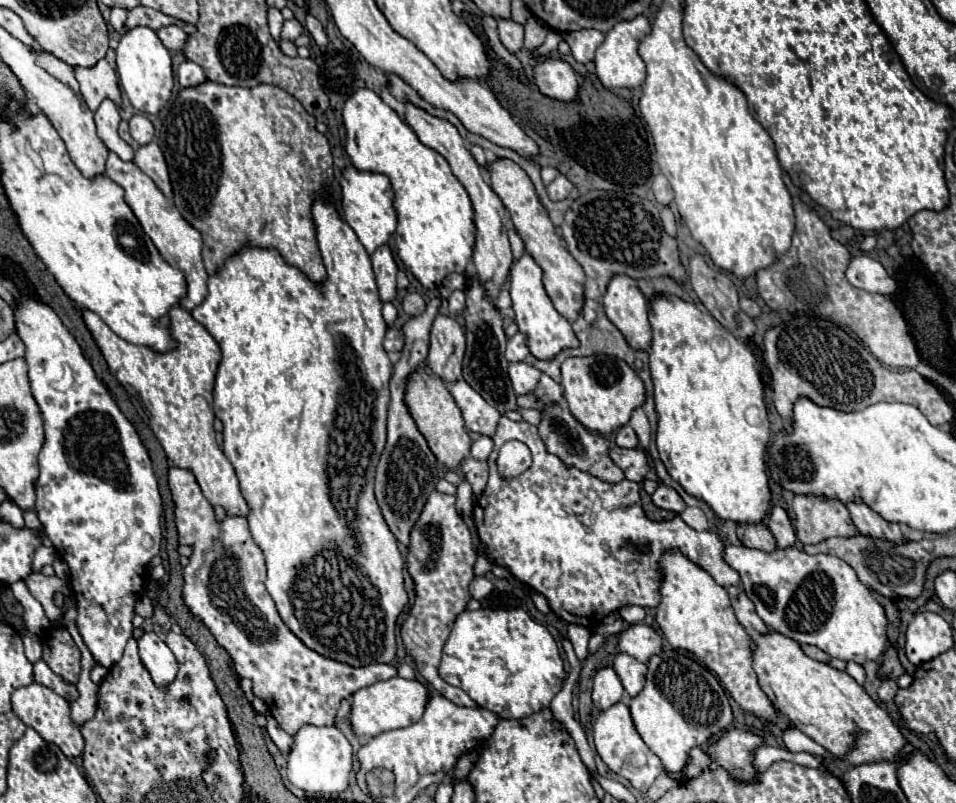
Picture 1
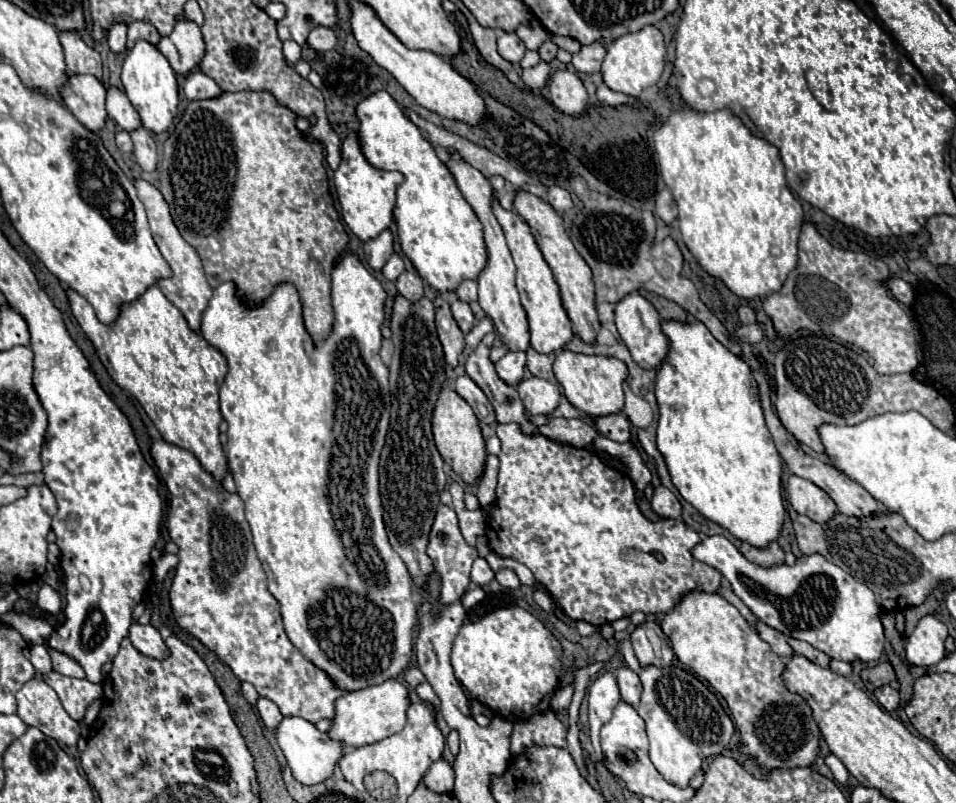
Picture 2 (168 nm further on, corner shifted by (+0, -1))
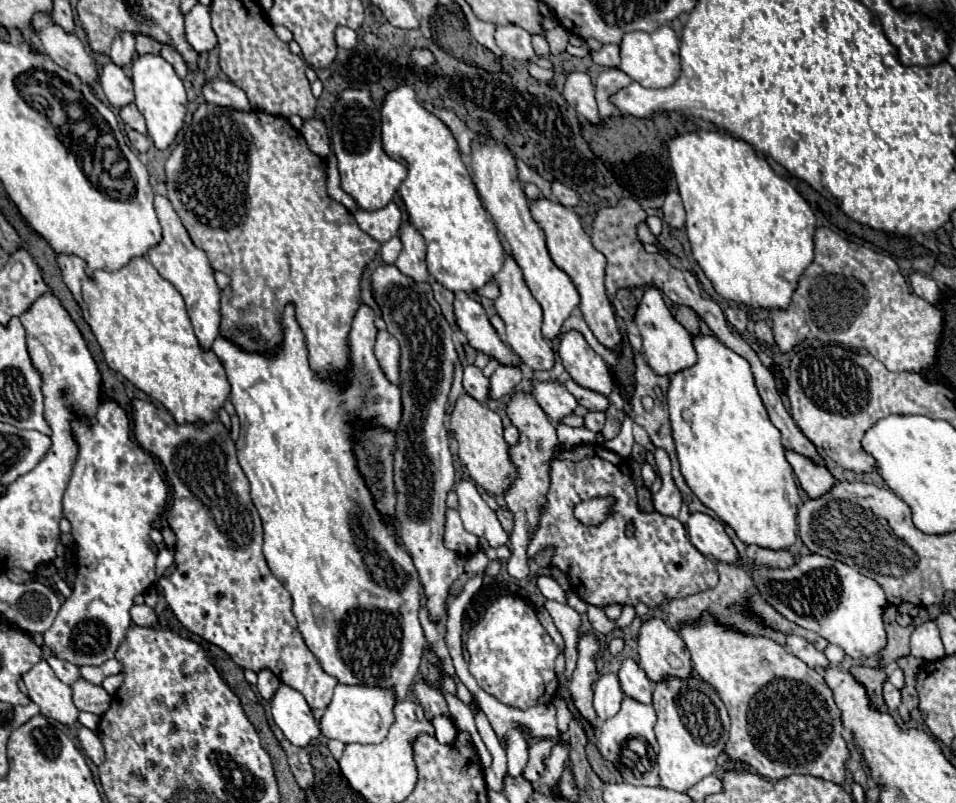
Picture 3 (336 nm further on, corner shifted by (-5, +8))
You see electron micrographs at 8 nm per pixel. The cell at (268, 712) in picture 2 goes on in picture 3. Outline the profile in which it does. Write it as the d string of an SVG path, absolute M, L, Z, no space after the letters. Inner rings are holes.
M260 670L258 672L258 690L266 700L270 700L274 696L278 686L280 686L280 680L276 678L276 674L272 674L270 670Z

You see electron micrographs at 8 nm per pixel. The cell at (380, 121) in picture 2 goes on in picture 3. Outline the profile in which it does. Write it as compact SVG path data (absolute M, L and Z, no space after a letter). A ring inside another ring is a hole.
M400 86L384 98L382 144L384 144L384 152L390 158L404 160L408 164L408 180L402 182L398 192L406 204L406 210L410 214L410 222L426 240L428 272L442 286L446 286L452 292L472 294L472 292L480 290L484 284L492 282L494 274L504 264L504 248L502 248L498 230L492 224L492 220L488 218L488 214L486 214L486 210L484 210L484 206L476 194L474 182L472 182L472 178L470 178L470 174L468 174L468 170L460 158L458 142L454 140L452 132L448 130L448 126L440 118L436 118L432 112L428 112L422 104L416 102L416 94L408 86Z

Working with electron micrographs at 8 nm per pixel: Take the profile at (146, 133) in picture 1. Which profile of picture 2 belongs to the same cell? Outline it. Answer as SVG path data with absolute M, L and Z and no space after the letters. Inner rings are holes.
M115 87L107 89L107 113L125 131L135 131L143 127L143 123L139 123L139 113L131 107L129 99Z

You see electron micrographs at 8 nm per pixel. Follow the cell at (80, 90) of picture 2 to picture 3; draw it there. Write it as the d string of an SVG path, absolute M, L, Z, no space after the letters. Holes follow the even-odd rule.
M36 12L32 16L32 28L44 44L44 54L48 54L56 64L80 76L82 82L90 86L98 82L98 68L88 48L76 34L60 30L60 26L56 26L56 22L52 22L52 16L46 12Z

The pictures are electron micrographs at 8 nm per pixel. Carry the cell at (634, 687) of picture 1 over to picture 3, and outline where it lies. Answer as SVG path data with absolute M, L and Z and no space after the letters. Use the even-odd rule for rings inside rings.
M624 660L618 672L620 688L626 696L642 702L642 704L652 704L652 690L654 684L648 680L646 672L634 662L634 660Z

